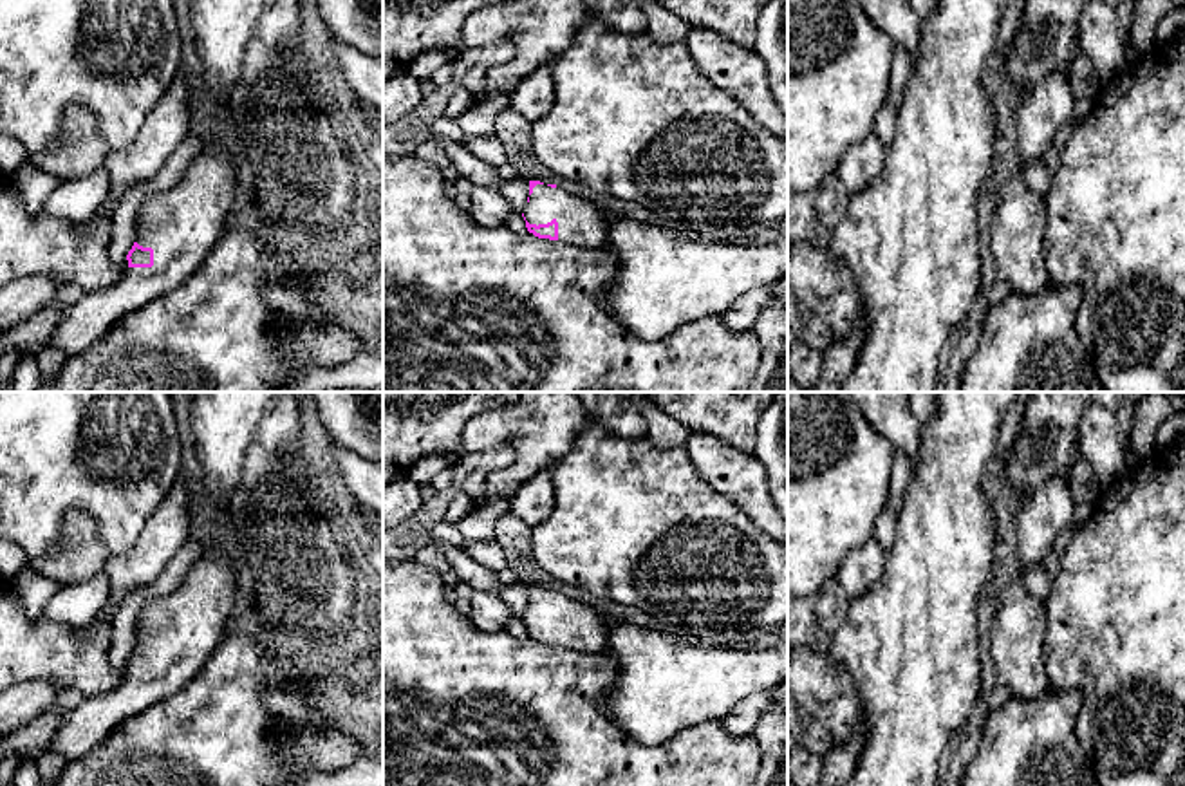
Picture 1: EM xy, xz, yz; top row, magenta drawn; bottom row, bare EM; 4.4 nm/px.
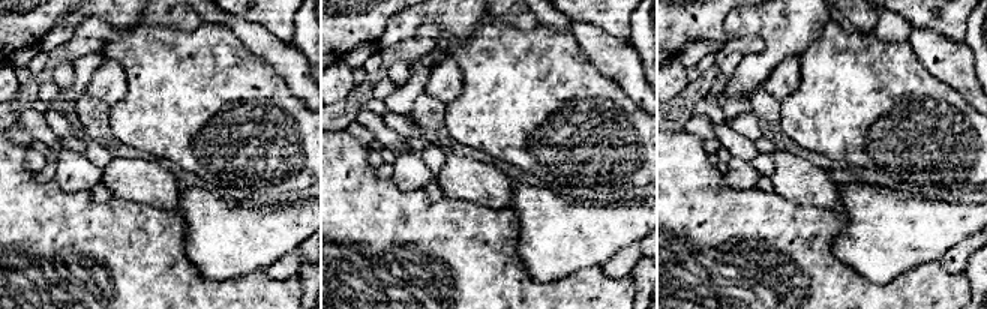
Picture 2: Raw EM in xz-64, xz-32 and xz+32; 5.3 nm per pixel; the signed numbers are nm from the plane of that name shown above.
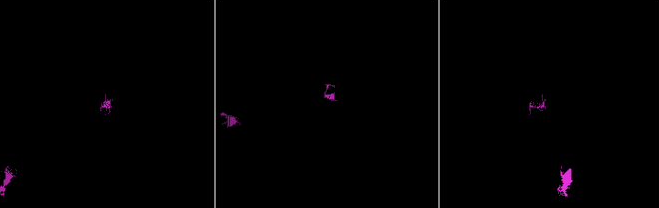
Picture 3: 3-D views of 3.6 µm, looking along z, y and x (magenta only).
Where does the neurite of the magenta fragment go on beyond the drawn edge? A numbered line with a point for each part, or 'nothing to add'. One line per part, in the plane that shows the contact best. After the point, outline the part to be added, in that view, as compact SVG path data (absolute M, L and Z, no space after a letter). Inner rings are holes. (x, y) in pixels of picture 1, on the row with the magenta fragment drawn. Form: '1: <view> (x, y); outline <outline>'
1: xz (582, 223); outline M537 184L522 210L529 224L558 222L558 240L583 249L605 249L609 222L603 208L592 201L573 195L564 188Z

